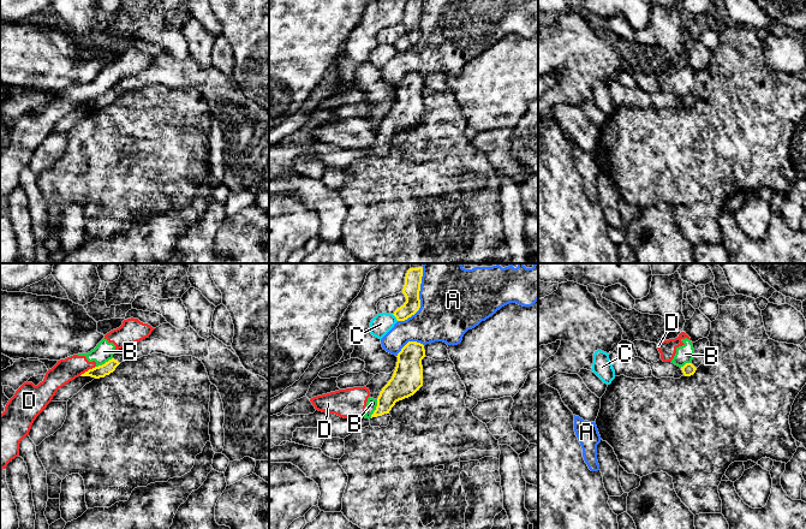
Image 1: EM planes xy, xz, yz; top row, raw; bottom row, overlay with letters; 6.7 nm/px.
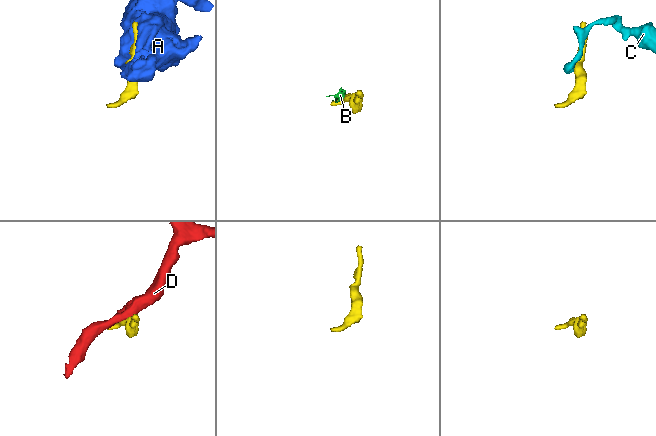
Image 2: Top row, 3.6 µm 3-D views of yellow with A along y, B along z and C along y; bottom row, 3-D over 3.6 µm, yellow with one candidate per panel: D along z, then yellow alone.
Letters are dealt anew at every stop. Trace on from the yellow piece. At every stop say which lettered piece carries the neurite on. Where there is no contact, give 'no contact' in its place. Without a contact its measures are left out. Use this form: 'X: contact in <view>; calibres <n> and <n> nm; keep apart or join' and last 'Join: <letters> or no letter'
A: contact in xz; calibres 110 and 440 nm; keep apart
B: contact in xz; calibres 190 and 70 nm; keep apart
C: contact in xz; calibres 110 and 140 nm; keep apart
D: contact in xy; calibres 80 and 160 nm; keep apart
Join: no letter

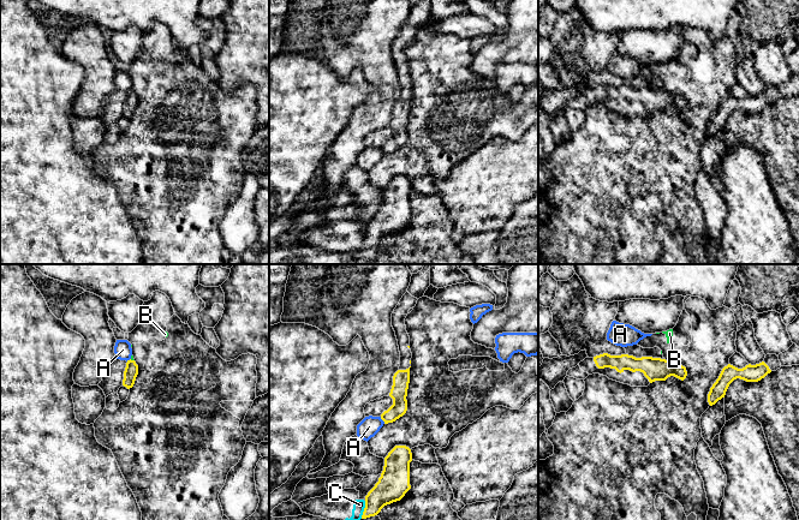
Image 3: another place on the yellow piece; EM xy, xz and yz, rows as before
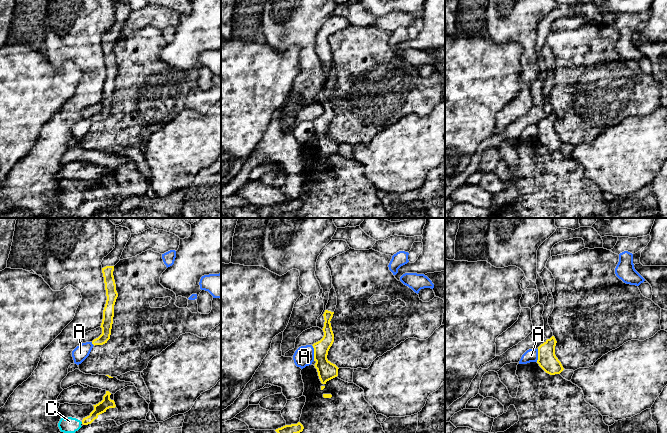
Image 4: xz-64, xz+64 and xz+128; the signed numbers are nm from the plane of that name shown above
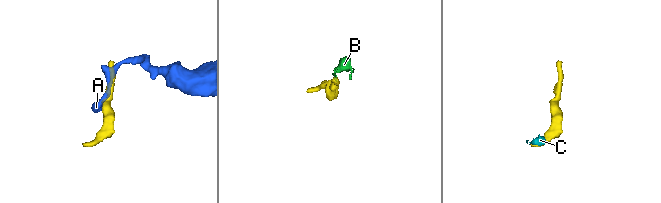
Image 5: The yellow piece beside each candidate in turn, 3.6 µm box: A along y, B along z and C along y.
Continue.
A: contact in xz; calibres 110 and 140 nm; keep apart
B: contact in xy; calibres 90 and 20 nm; keep apart
C: contact in xz; calibres 200 and 80 nm; keep apart
Join: no letter

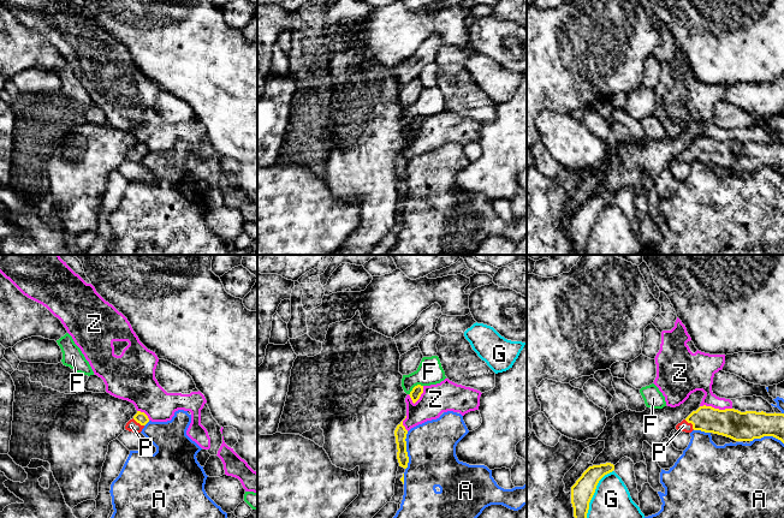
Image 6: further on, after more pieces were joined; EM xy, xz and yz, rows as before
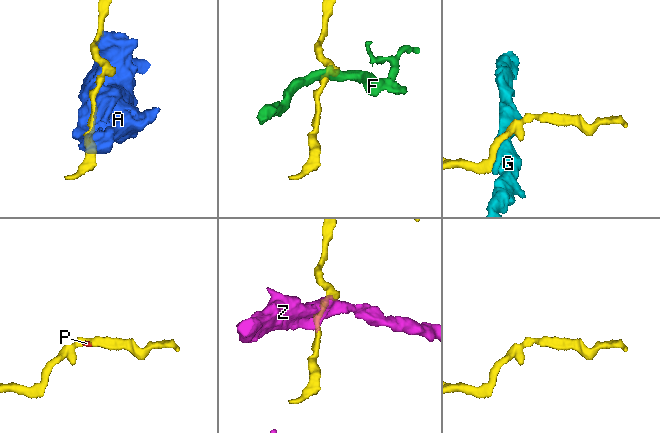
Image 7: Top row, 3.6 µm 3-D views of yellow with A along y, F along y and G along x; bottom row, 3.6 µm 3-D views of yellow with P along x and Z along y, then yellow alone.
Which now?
A: contact in xz; calibres 80 and 320 nm; keep apart
F: contact in xz; calibres 70 and 170 nm; keep apart
G: contact in yz; calibres 150 and 240 nm; keep apart
P: contact in yz; calibres 180 and 70 nm; join
Z: contact in yz; calibres 190 and 190 nm; keep apart
Join: P

